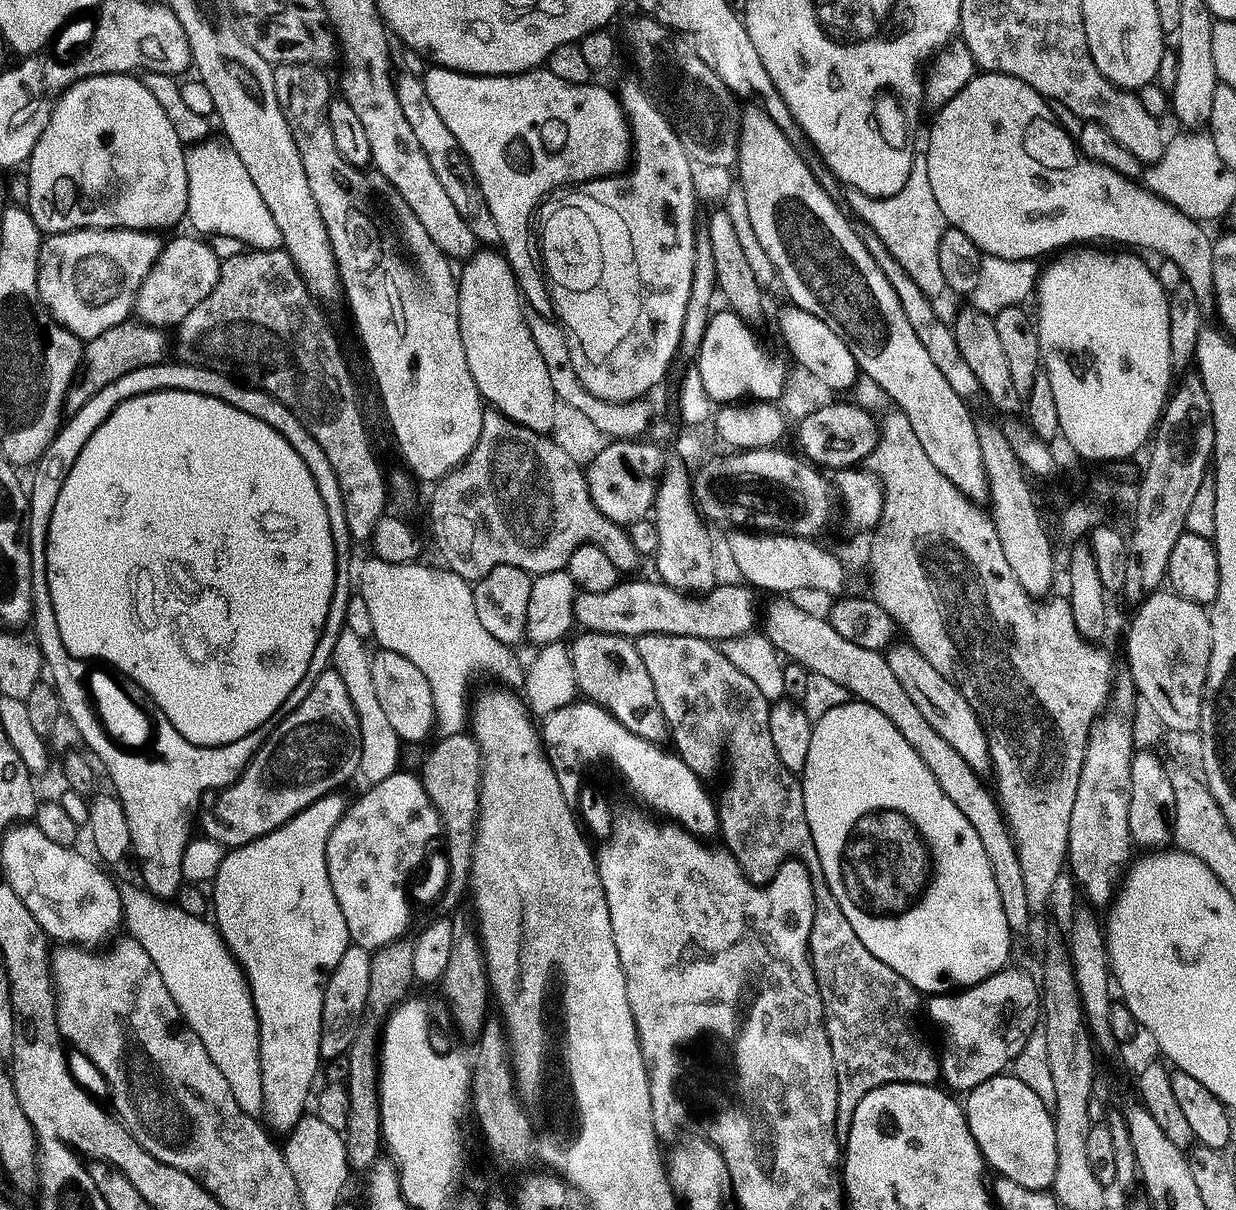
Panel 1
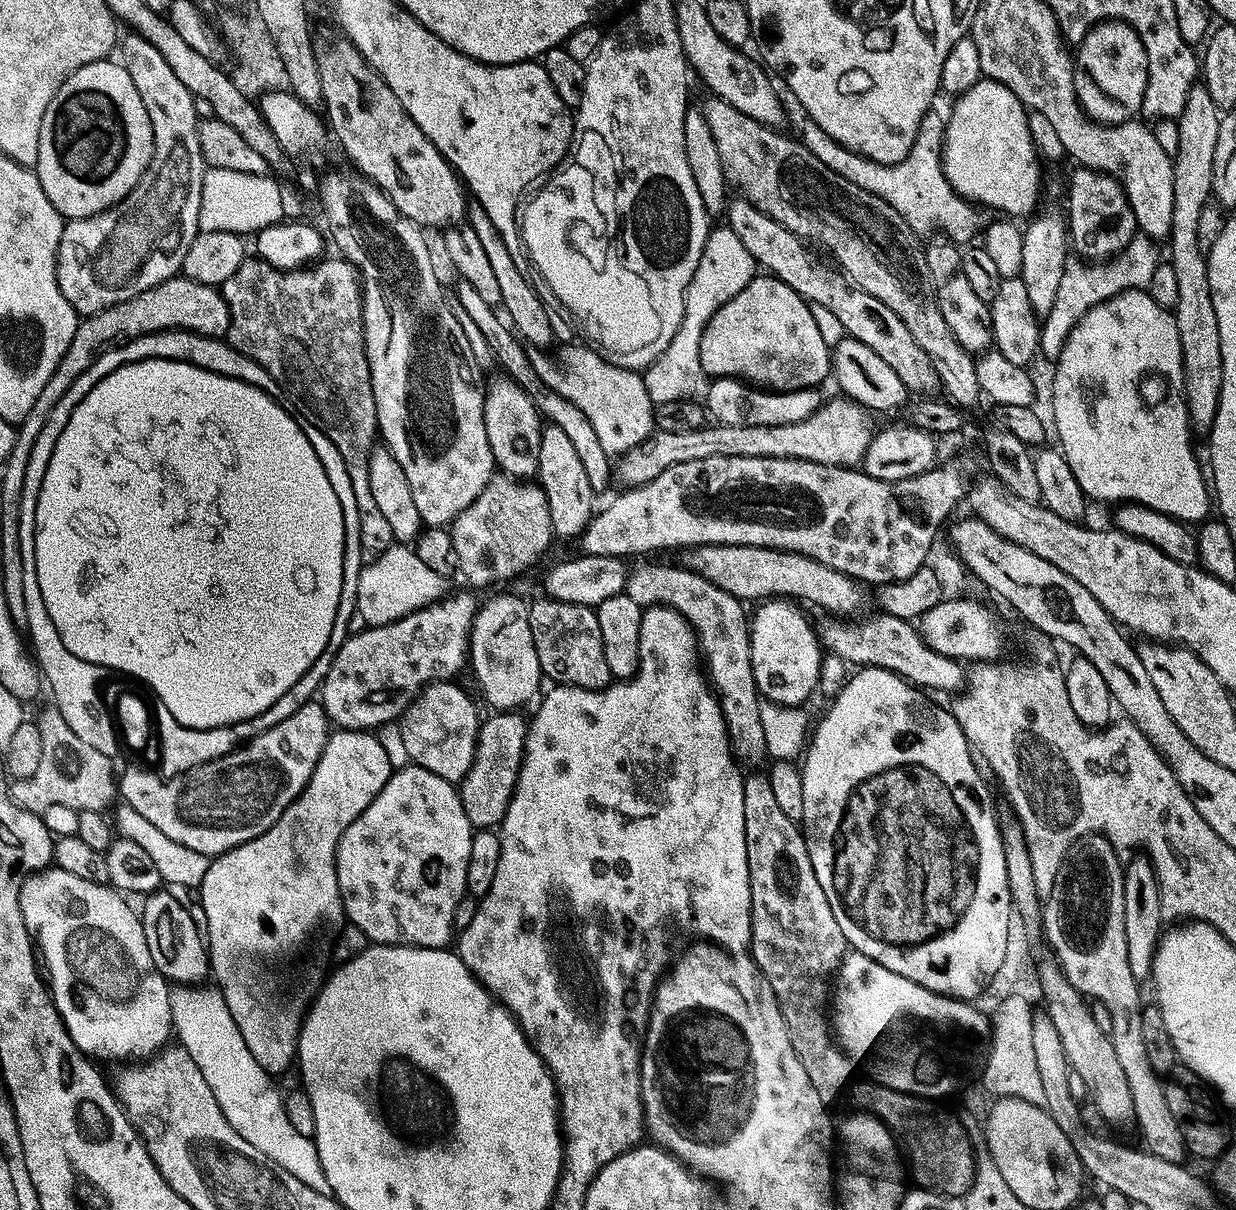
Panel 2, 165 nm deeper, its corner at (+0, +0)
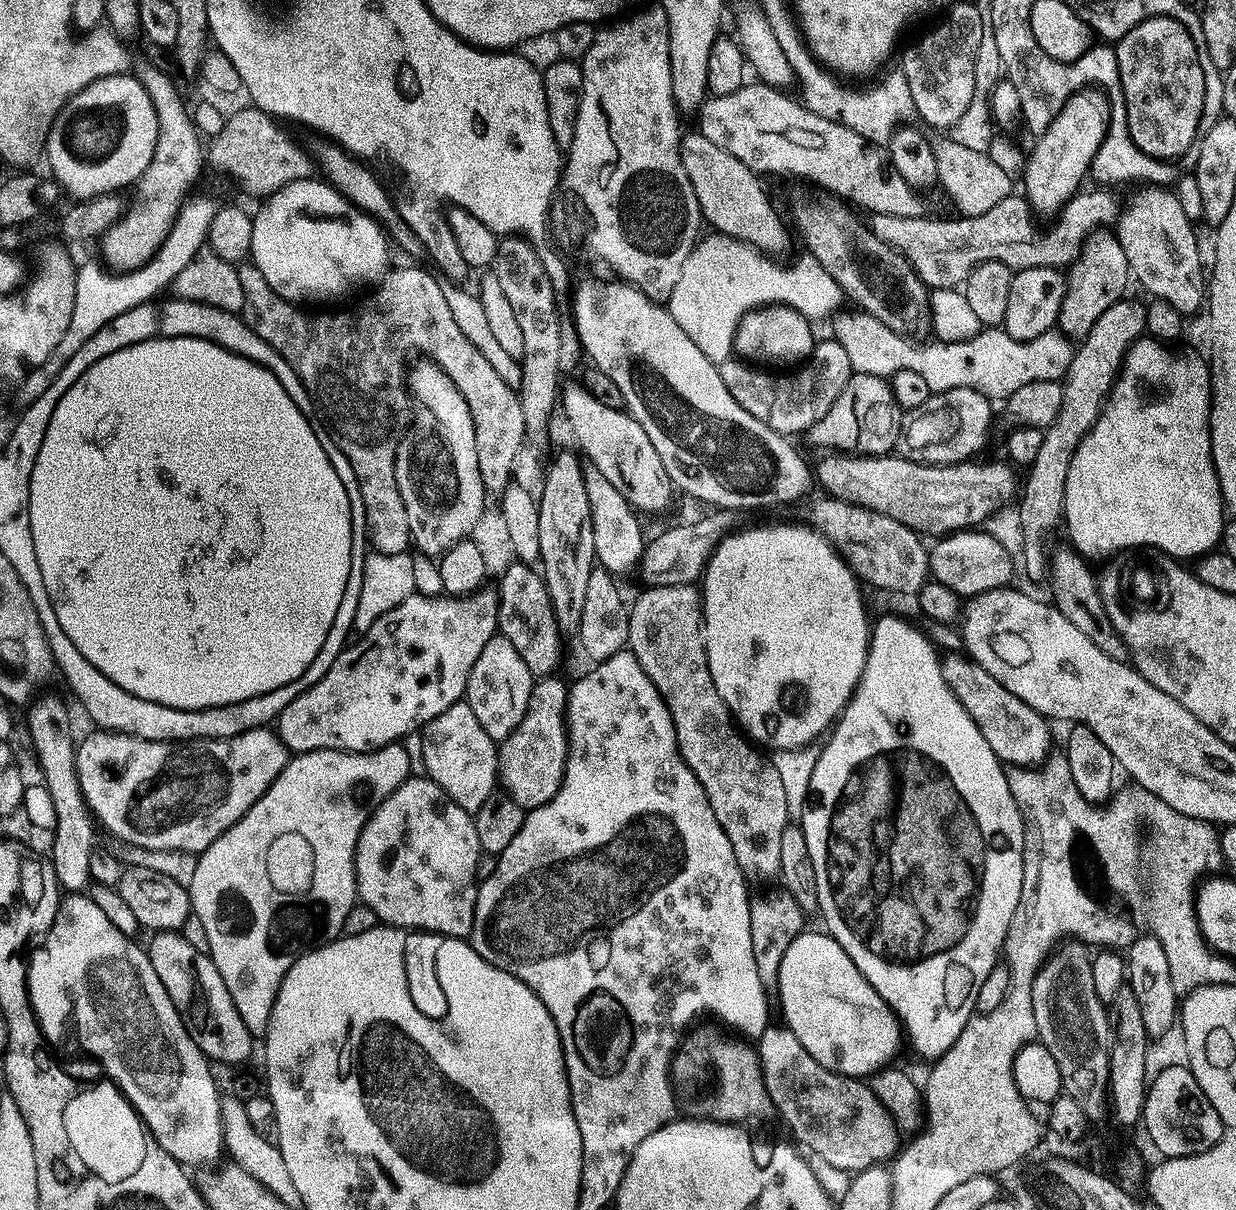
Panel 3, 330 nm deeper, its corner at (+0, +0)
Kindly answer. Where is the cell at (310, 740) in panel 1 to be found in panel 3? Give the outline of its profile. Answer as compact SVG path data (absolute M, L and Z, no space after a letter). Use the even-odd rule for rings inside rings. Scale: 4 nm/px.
M262 727L225 740L165 742L142 740L111 730L96 730L84 745L79 745L76 754L80 790L99 827L117 836L124 846L155 852L203 854L218 842L218 838L222 838L222 834L254 810L266 790L270 790L286 770L290 759L288 748L275 731L268 731L272 730Z

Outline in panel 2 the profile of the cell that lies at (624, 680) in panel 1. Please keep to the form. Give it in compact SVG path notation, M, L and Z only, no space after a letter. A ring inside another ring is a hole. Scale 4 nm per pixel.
M547 598L533 603L531 609L530 630L534 634L534 646L538 646L545 677L549 681L552 679L553 685L598 692L613 683L612 671L606 664L606 646L602 646L602 626L598 626L593 609Z

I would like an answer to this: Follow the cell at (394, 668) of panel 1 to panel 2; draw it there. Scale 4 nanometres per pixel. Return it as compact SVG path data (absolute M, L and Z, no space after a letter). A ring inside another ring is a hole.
M456 682L429 684L404 711L398 724L412 764L457 786L464 783L470 766L474 766L482 723L475 702L458 685Z

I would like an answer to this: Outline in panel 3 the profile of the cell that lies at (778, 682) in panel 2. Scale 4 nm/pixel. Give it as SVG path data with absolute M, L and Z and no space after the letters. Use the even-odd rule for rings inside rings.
M768 524L765 528L748 528L745 532L733 532L717 546L712 561L708 563L708 569L704 571L702 581L704 649L708 655L708 669L716 683L718 694L731 710L743 735L761 749L772 748L773 753L811 749L815 745L812 743L820 735L823 737L839 721L844 709L851 702L860 679L864 677L870 647L870 620L868 624L868 608L864 605L863 594L860 593L861 581L821 532L801 524Z

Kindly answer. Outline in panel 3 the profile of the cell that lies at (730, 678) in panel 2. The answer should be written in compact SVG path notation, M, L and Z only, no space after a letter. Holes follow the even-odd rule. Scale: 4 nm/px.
M687 584L661 588L645 587L643 591L636 604L634 600L630 608L628 648L638 658L642 670L646 670L650 682L654 682L666 702L674 718L682 758L688 763L698 782L702 782L710 798L710 806L730 838L734 854L745 876L753 881L768 880L771 876L779 877L782 834L786 834L790 826L786 789L782 787L782 778L772 765L771 759L742 734L731 710L718 694L716 683L708 669L708 655L704 649L704 605L701 589Z

